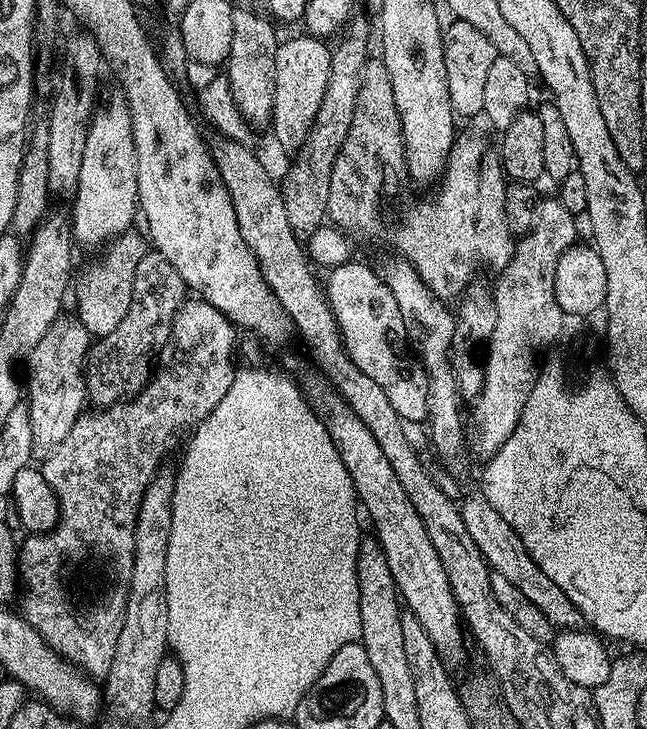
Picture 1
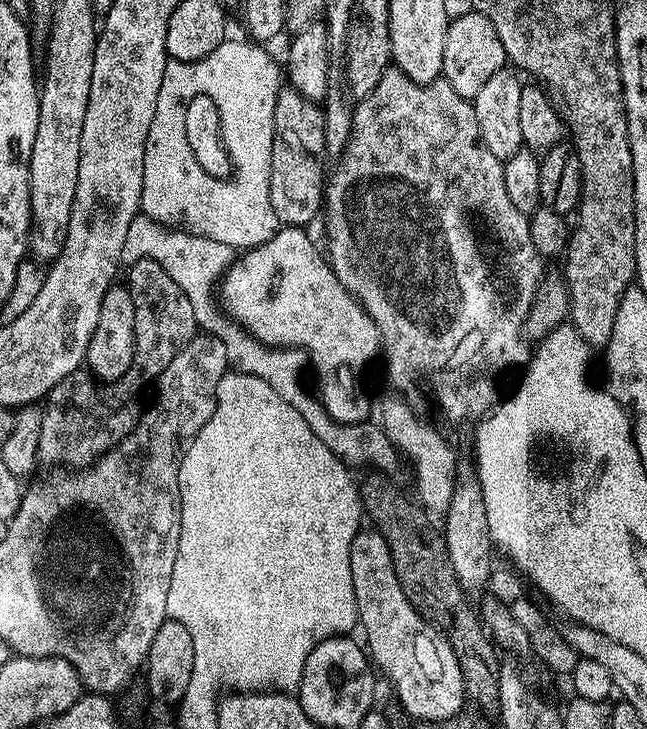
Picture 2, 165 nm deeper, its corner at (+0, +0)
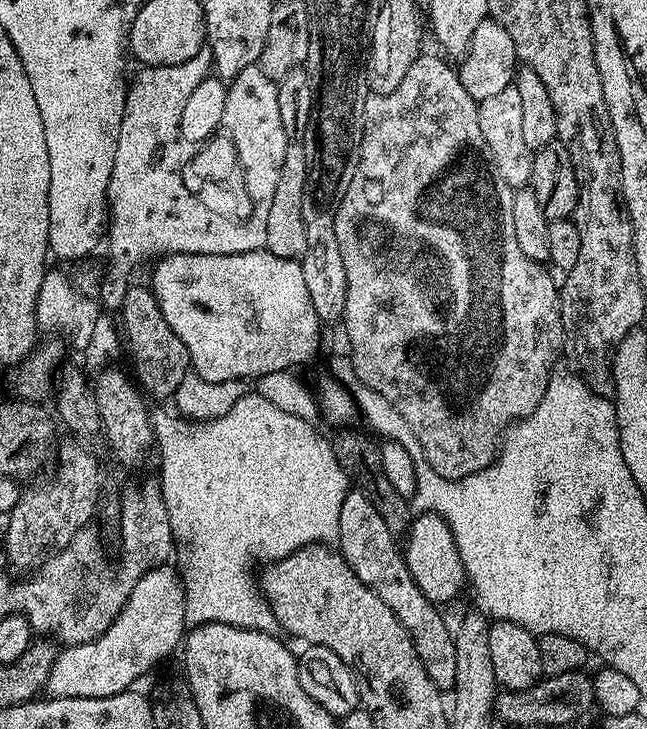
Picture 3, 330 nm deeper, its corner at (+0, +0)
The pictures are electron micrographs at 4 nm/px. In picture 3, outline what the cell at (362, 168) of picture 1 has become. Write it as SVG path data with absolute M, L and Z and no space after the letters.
M422 54L414 62L414 66L410 66L410 70L406 70L405 76L402 77L402 82L398 82L398 87L390 90L390 94L373 92L366 98L364 109L362 110L362 146L360 147L358 166L353 178L350 180L349 189L346 190L346 194L342 198L342 206L338 206L338 214L334 218L334 231L338 234L338 250L342 250L342 262L346 266L346 306L344 307L342 329L344 328L349 342L352 343L350 353L359 378L362 378L362 381L366 382L367 386L372 386L374 390L378 390L378 393L382 394L390 402L394 411L400 415L400 419L403 420L405 427L421 443L421 450L423 450L425 458L428 459L429 466L444 480L461 480L493 464L496 461L500 445L508 429L516 421L525 420L538 406L538 402L542 402L542 394L546 394L548 379L550 379L554 369L557 367L556 356L558 360L562 352L564 327L562 326L562 318L560 317L560 290L557 281L552 281L551 274L553 275L553 273L541 261L526 258L526 254L522 254L522 249L518 246L518 241L514 234L514 206L512 205L514 190L506 182L502 182L502 178L496 173L496 167L492 164L492 155L488 152L486 138L482 138L482 126L478 126L478 101L470 98L470 94L466 94L466 90L460 81L459 71L453 65L451 68L447 64L449 61L443 55L440 56Z

